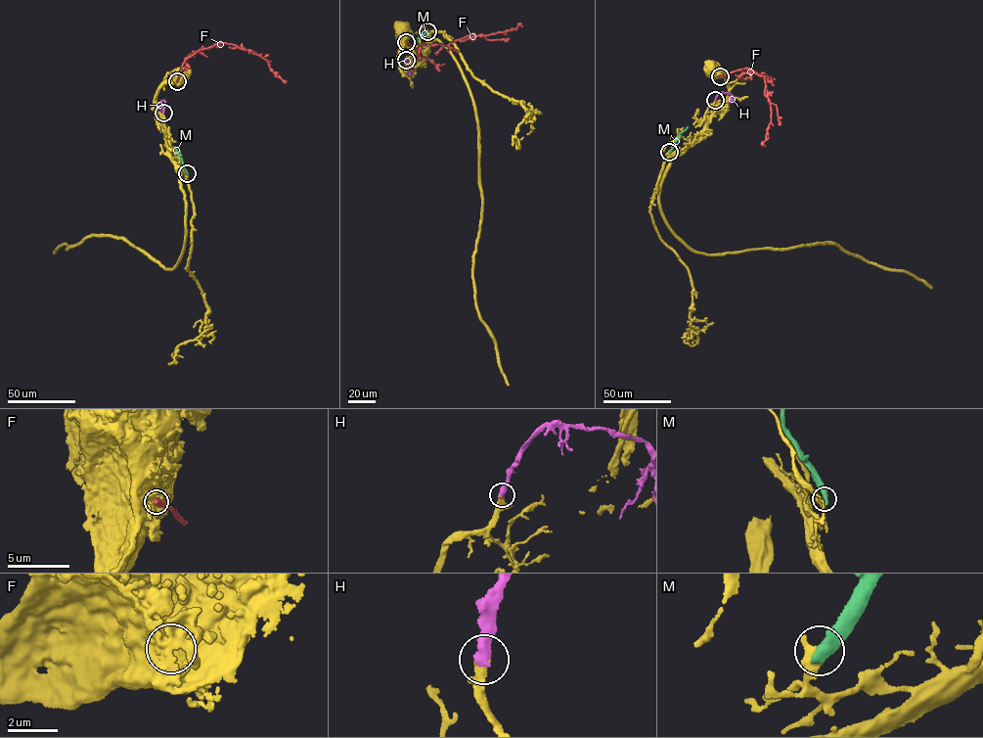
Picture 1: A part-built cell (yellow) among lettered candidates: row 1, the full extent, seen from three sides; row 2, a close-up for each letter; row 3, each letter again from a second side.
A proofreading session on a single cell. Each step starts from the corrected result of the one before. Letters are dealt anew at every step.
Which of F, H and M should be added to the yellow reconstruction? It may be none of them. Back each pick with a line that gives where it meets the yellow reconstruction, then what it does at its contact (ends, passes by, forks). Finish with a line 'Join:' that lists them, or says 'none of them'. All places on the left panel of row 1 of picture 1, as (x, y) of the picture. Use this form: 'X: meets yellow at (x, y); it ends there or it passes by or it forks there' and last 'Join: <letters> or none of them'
H: meets yellow at (163, 113); it ends there
Join: H

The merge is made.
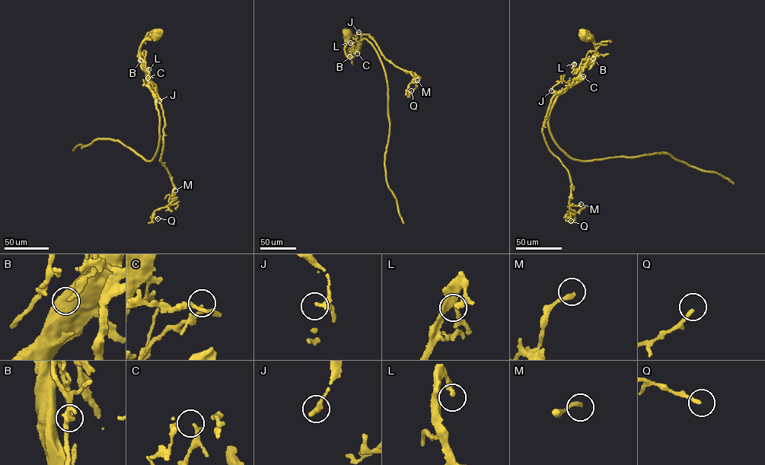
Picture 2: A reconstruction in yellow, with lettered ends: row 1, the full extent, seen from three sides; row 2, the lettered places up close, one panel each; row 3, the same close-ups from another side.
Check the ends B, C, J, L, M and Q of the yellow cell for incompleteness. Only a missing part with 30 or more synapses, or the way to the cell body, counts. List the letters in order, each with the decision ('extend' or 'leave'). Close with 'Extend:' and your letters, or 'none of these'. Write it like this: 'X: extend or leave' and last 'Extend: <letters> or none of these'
B: leave
C: leave
J: leave
L: leave
M: leave
Q: leave
Extend: none of these

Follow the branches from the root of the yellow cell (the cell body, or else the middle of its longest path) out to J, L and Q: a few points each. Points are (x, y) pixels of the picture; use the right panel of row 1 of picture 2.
J: (584, 36), (594, 41), (594, 57), (588, 62), (574, 83), (560, 81), (551, 90)
L: (584, 36), (594, 41), (595, 56), (580, 71), (573, 68), (574, 64)
Q: (584, 36), (594, 41), (595, 56), (552, 98), (542, 128), (568, 173), (571, 221)

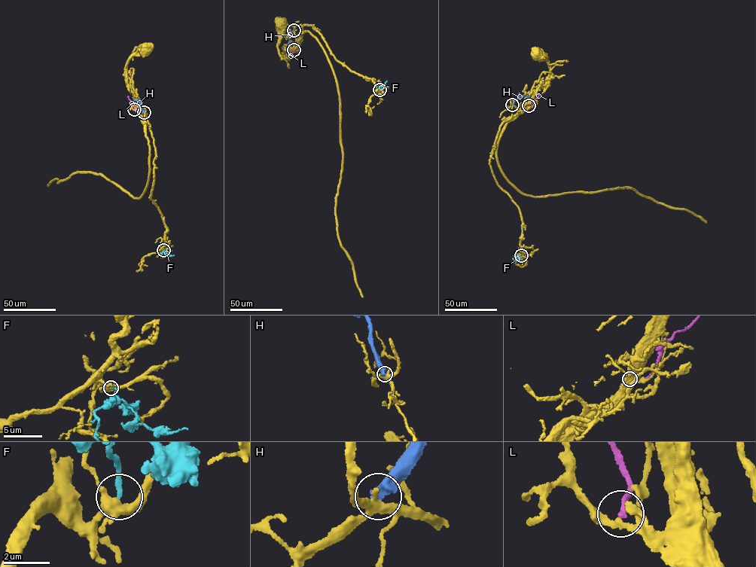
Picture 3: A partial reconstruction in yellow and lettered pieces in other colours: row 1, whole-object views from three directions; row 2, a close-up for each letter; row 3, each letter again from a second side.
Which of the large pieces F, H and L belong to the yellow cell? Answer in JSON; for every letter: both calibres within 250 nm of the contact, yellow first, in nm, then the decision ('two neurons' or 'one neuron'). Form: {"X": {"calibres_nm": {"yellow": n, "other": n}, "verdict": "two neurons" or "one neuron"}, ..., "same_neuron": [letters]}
{"F": {"calibres_nm": {"yellow": 400, "other": 200}, "verdict": "two neurons"}, "H": {"calibres_nm": {"yellow": 320, "other": 500}, "verdict": "two neurons"}, "L": {"calibres_nm": {"yellow": 240, "other": 200}, "verdict": "two neurons"}, "same_neuron": []}

